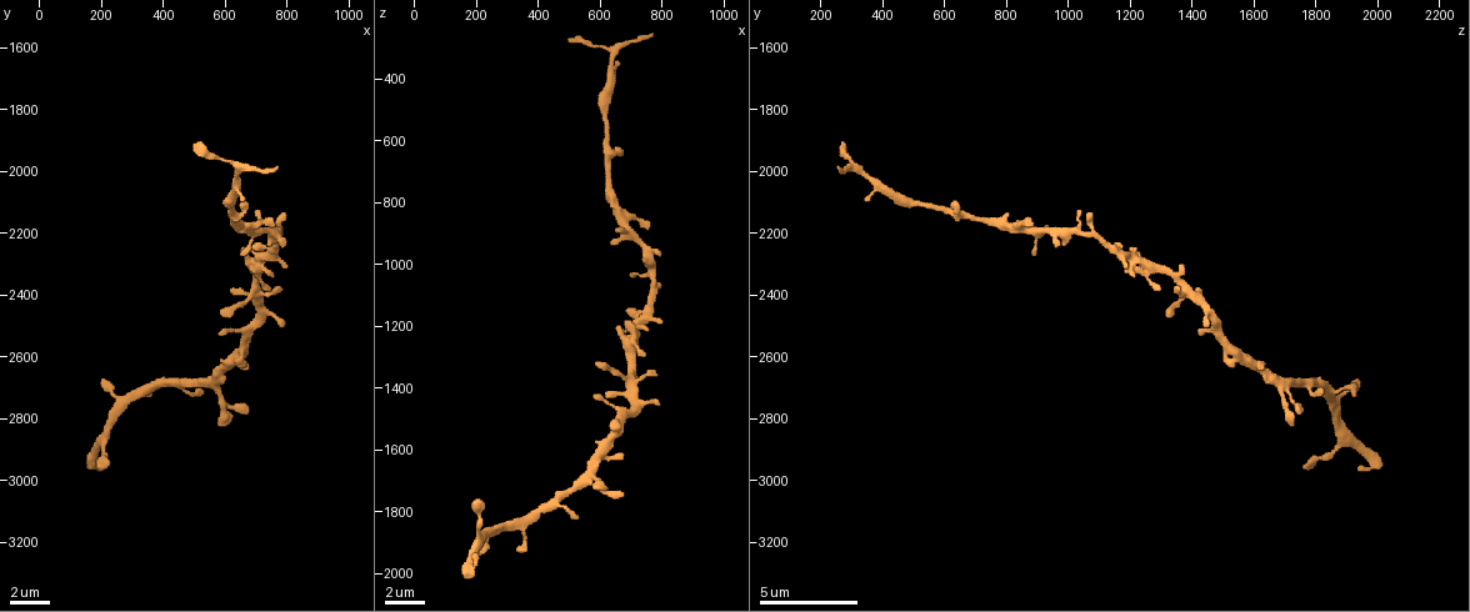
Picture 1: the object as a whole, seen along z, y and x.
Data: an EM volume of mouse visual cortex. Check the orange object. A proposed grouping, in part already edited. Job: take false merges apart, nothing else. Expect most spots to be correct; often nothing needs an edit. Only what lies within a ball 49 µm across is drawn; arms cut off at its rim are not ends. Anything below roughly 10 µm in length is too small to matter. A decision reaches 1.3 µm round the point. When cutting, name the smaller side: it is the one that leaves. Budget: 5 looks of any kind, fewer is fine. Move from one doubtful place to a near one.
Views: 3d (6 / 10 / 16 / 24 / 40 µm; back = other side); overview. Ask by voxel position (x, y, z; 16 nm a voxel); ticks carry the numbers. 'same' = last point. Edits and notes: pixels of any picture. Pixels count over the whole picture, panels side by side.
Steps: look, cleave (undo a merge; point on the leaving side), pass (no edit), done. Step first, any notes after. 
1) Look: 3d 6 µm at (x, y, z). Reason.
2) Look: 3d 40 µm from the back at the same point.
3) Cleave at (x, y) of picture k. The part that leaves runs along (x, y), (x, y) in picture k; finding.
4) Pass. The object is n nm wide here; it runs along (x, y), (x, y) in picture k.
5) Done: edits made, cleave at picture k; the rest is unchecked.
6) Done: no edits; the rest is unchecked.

Look: 3d 10 µm at (680, 2290, 1260). Looks like a crossing.

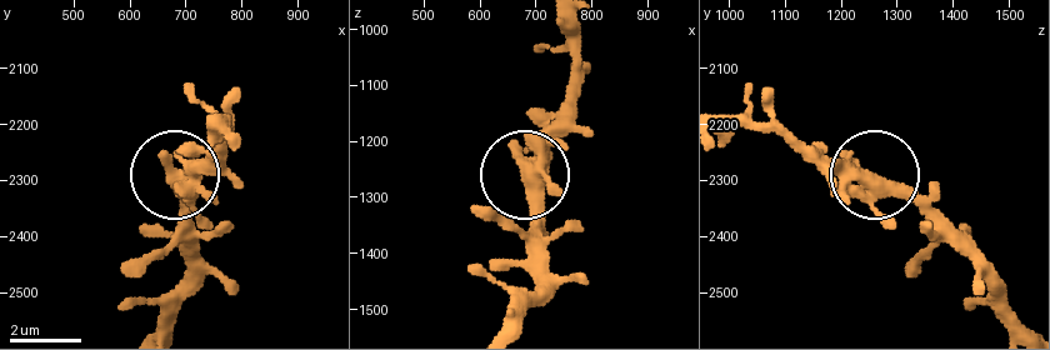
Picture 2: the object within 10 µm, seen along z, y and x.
Look: 3d 10 µm from the back at (685, 2295, 1255).

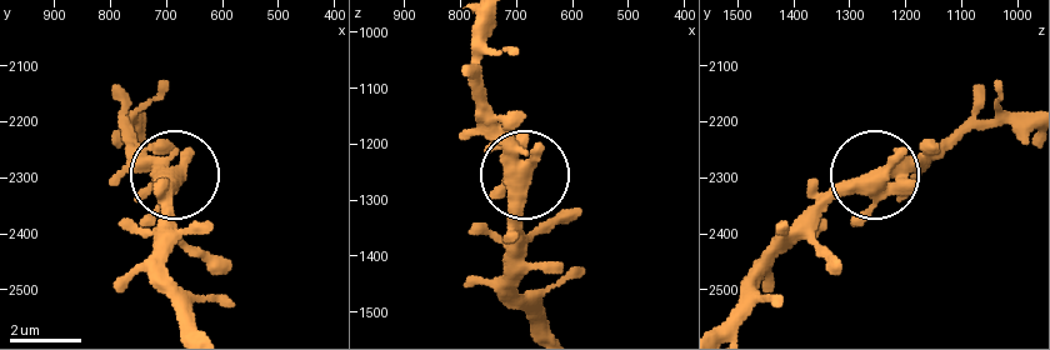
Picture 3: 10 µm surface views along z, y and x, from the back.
Pass. The object is 420 nm wide here; one neuron here.

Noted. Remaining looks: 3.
Look: 3d 16 µm at (620, 2120, 570). Thin neck.

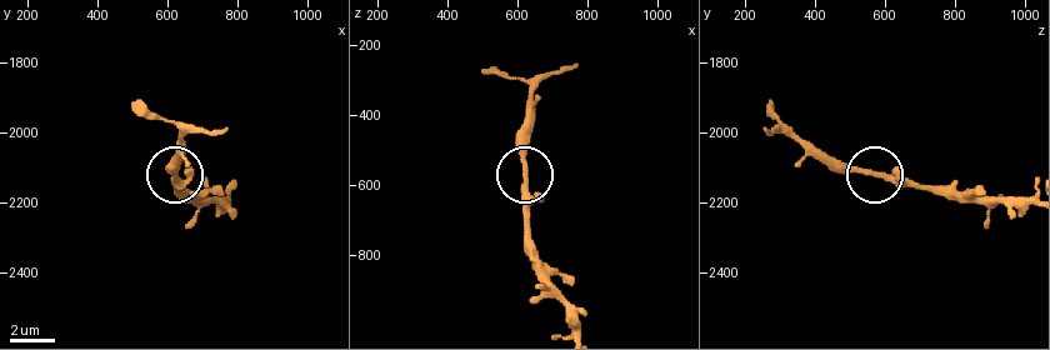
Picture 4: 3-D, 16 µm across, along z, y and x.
Look: 3d 16 µm from the back at (620, 2120, 570).

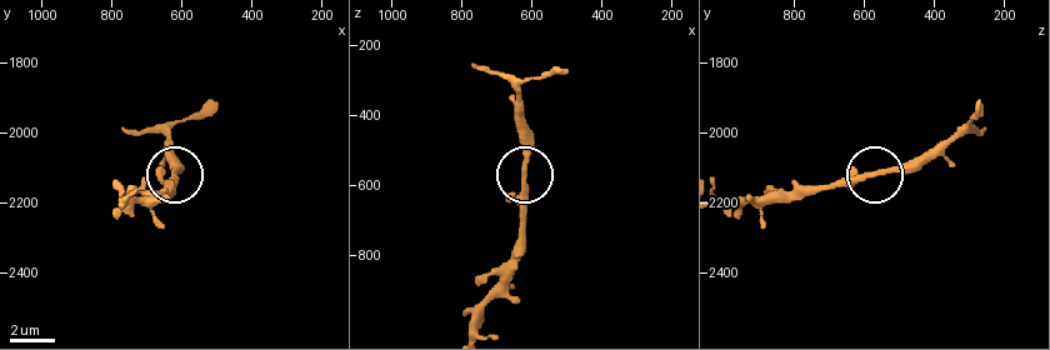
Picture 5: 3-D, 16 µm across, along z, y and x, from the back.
Pass. It runs along (474, 325), (475, 309), (518, 236), (524, 115) in picture 5; all the same neuron.

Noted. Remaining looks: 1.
Done: no edits; the rest is unchecked.

